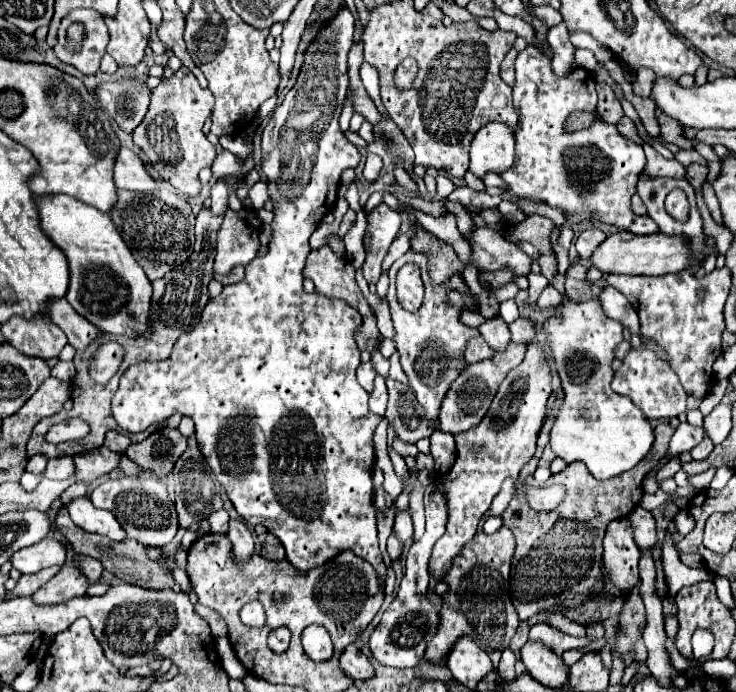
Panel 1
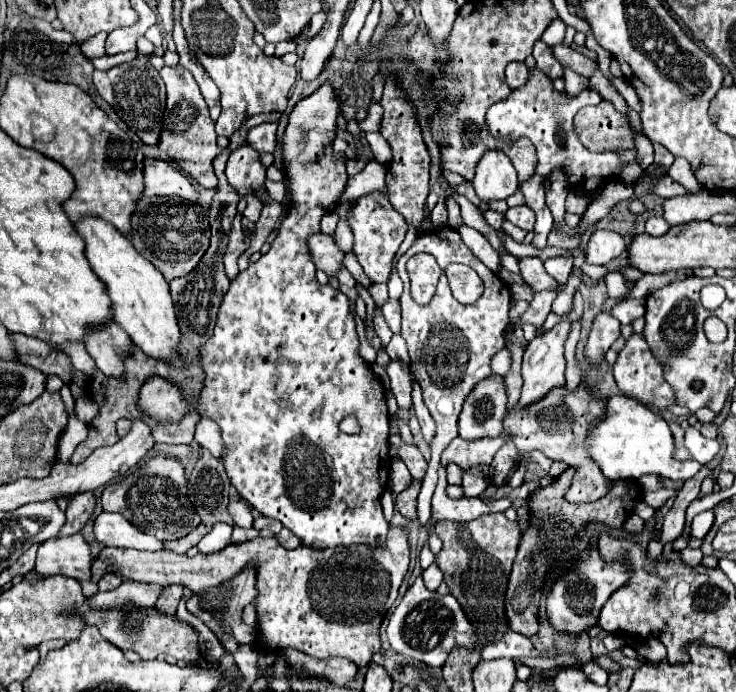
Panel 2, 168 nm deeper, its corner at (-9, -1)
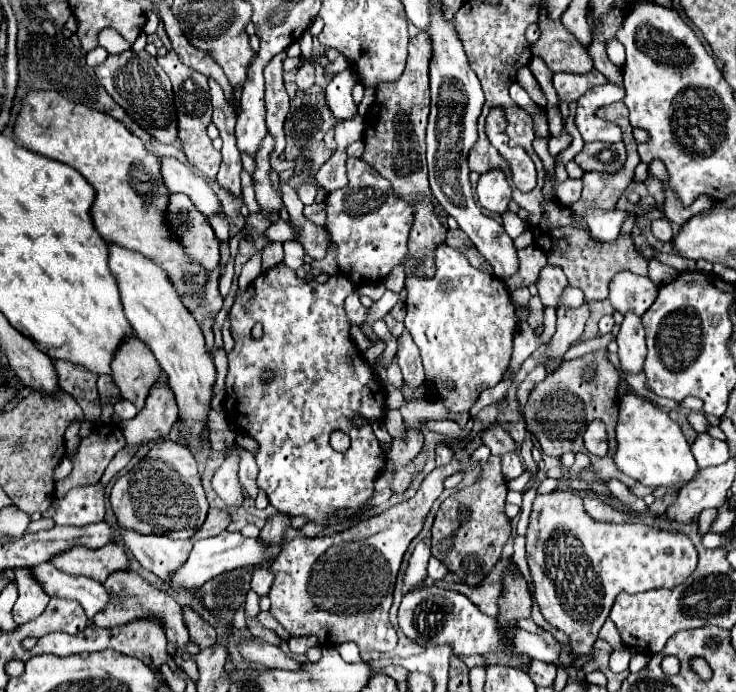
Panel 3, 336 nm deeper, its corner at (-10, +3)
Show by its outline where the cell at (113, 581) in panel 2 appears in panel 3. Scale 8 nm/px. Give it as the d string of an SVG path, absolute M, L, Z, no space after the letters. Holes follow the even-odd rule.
M128 571L128 573L112 573L106 579L104 589L110 591L120 601L108 603L102 611L98 611L96 617L94 617L94 625L98 625L98 627L112 627L112 625L122 625L124 621L132 621L132 617L152 617L152 613L156 613L156 617L160 617L164 621L168 641L174 643L178 647L178 651L182 651L190 643L190 635L188 635L188 629L186 629L186 623L184 623L182 607L168 593L164 593L156 585L148 583L138 573L134 573L134 571Z

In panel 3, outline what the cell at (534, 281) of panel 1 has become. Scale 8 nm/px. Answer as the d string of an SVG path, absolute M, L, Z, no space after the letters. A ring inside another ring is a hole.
M588 207L584 211L584 221L590 227L594 239L616 239L622 227L622 221L628 217L626 211L604 211L596 207Z

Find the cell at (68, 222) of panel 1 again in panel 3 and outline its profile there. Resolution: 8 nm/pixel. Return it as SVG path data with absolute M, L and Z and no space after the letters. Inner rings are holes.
M110 243L108 263L120 287L126 319L130 321L136 337L150 347L174 389L178 403L180 443L192 451L198 451L202 447L204 429L208 427L208 411L216 383L216 367L212 355L206 349L204 335L192 313L184 307L178 293L172 289L168 275L154 261L148 261L148 257L140 253L132 253L128 249L120 249L120 245Z

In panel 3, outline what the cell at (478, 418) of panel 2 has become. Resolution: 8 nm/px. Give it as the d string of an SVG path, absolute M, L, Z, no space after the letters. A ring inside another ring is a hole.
M498 425L490 427L484 433L484 445L488 445L494 455L504 455L504 453L510 453L510 451L516 451L514 439Z

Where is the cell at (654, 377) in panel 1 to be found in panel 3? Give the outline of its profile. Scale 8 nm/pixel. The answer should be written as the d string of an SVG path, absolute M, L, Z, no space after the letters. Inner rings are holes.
M632 311L624 313L624 321L620 325L616 341L618 341L620 369L630 373L640 373L646 353L646 341L644 341L644 325L636 313Z

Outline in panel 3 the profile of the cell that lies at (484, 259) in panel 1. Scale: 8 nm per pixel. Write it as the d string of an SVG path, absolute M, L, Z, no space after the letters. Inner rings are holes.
M546 265L542 269L540 281L538 281L538 293L540 293L544 307L558 307L560 295L566 289L566 285L568 285L568 279L566 279L564 271L560 267Z

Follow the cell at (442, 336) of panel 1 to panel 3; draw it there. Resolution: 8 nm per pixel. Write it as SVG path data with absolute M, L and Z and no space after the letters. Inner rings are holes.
M444 243L436 249L434 257L438 265L436 277L406 277L408 299L404 325L420 349L426 377L456 383L454 391L436 389L450 413L462 413L470 411L476 403L482 391L478 389L480 385L494 387L502 379L512 355L516 317L510 307L510 293L500 279L474 269L460 251Z

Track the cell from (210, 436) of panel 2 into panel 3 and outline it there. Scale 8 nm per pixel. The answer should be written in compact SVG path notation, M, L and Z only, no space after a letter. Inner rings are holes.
M240 449L240 485L244 487L244 491L256 499L258 495L258 485L256 485L256 477L258 477L258 467L256 467L256 461L254 461L254 455L250 451L244 451Z

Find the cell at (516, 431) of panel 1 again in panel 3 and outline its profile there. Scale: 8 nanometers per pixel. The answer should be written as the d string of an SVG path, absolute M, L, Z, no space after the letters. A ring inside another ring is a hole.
M582 303L580 307L560 307L558 309L558 323L556 323L556 333L548 345L546 359L562 359L564 351L580 339L584 325L588 321L590 309L588 303Z

